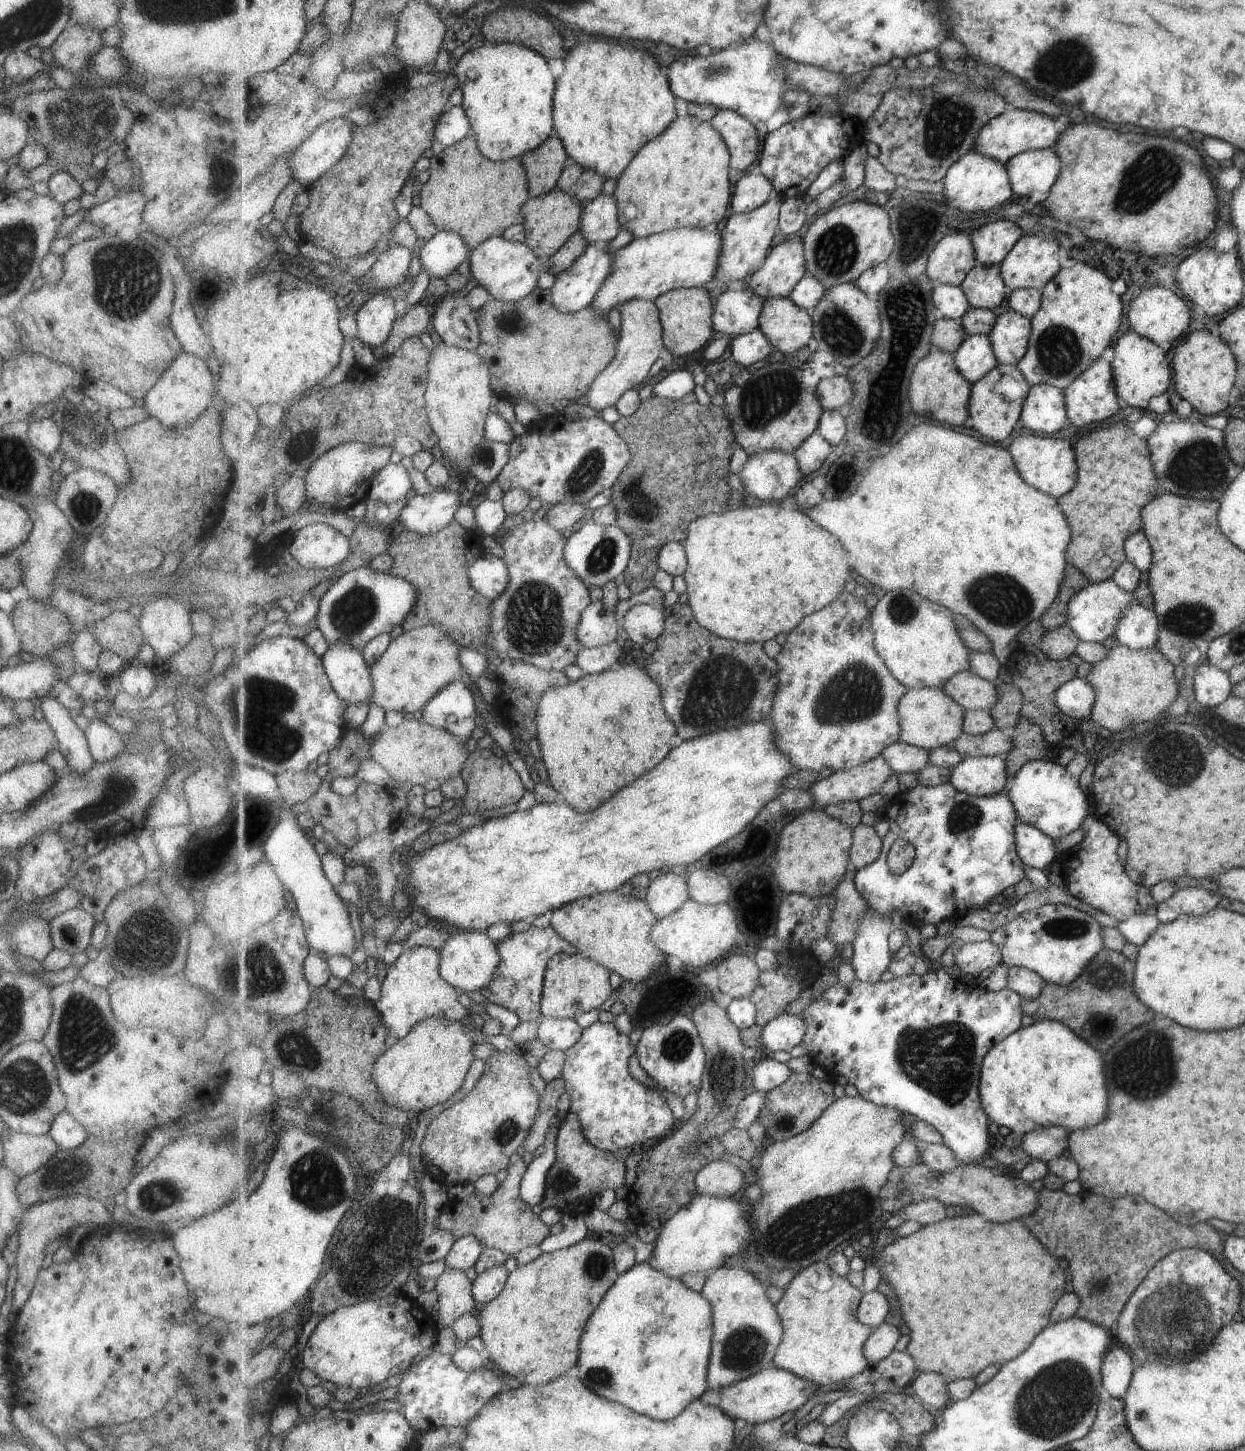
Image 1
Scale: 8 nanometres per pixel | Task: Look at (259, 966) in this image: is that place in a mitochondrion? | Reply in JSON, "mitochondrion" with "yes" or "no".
{"mitochondrion":"yes"}

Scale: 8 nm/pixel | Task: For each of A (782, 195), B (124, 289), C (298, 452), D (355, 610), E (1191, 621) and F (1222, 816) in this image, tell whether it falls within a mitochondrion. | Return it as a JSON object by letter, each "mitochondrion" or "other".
{"A":"other","B":"mitochondrion","C":"mitochondrion","D":"mitochondrion","E":"mitochondrion","F":"other"}

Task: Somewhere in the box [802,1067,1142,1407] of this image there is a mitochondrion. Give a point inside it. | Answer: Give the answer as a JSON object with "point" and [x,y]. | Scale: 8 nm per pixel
{"point":[1101,1284]}

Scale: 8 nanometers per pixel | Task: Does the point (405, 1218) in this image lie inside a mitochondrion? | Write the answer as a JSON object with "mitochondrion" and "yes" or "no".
{"mitochondrion":"yes"}

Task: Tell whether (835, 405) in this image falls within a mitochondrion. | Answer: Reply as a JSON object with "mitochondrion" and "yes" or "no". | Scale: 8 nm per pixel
{"mitochondrion":"no"}

